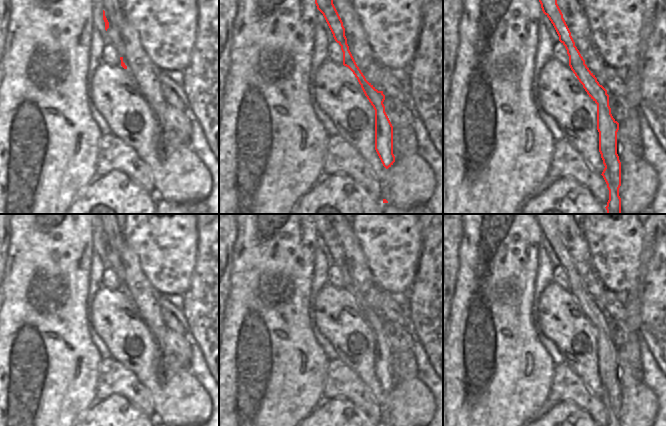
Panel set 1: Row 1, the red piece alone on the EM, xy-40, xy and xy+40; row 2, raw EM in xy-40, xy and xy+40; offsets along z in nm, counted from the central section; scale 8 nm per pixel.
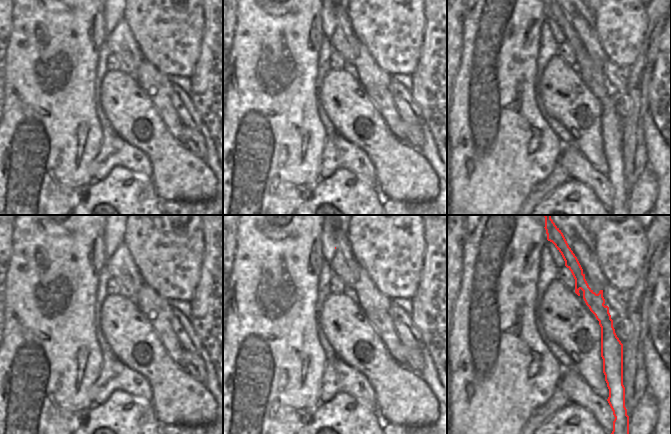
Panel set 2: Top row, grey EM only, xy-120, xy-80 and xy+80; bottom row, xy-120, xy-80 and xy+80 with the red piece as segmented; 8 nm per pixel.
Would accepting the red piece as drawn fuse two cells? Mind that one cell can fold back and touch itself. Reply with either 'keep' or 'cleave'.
keep

